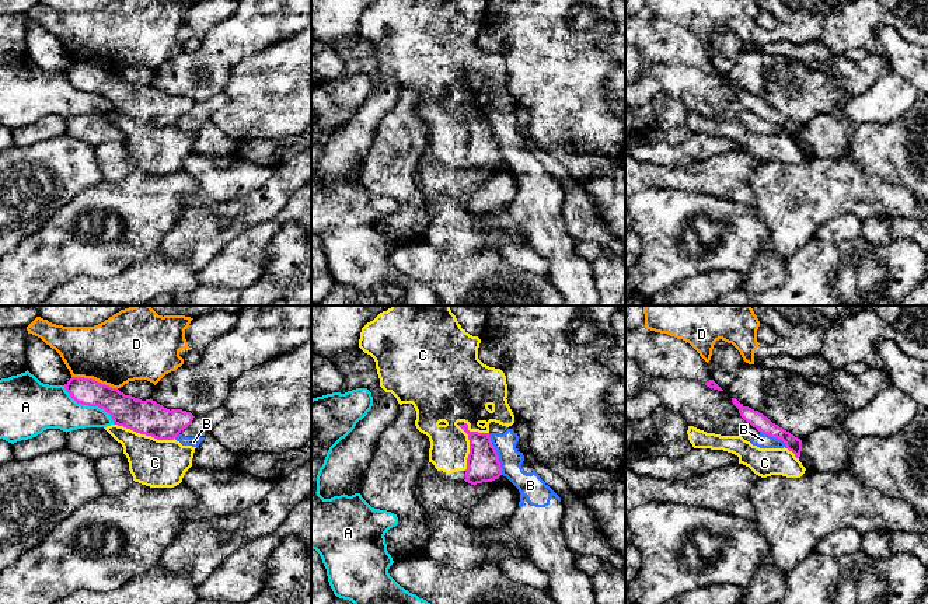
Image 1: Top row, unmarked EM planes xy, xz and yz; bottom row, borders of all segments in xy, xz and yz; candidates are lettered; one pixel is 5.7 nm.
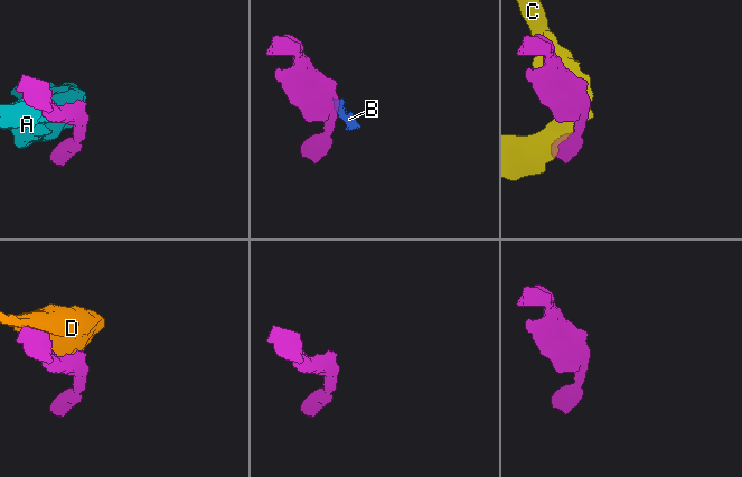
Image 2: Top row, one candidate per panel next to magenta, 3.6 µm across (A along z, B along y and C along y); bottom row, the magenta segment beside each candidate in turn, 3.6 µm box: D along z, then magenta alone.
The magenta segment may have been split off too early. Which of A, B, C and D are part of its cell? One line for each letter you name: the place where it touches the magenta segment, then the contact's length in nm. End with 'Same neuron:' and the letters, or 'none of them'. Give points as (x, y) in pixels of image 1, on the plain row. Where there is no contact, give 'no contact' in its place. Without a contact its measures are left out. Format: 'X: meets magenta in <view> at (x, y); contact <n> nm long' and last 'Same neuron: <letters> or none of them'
Same neuron: none of them

